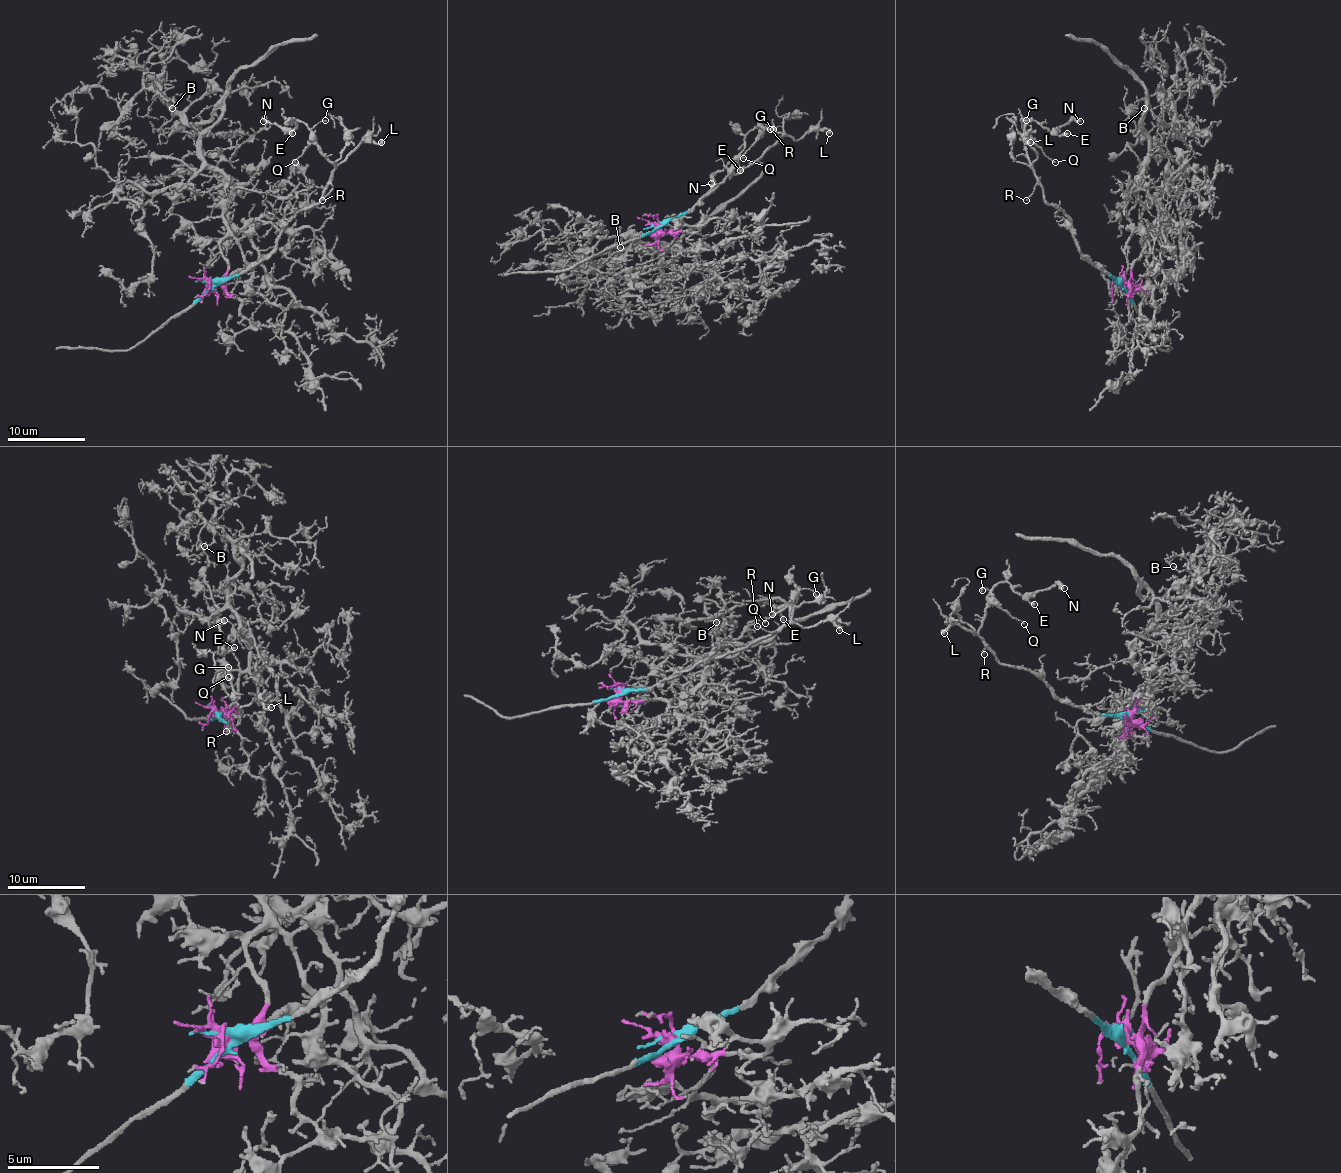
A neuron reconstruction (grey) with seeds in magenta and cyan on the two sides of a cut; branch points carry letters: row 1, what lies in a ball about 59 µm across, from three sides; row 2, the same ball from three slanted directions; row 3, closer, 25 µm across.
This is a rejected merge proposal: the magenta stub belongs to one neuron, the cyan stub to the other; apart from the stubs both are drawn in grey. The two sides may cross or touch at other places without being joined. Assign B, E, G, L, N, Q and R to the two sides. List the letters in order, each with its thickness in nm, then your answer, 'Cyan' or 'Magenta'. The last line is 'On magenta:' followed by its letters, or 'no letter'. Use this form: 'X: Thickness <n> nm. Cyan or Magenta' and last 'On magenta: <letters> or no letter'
B: Thickness 120 nm. Magenta
E: Thickness 180 nm. Cyan
G: Thickness 130 nm. Cyan
L: Thickness 280 nm. Cyan
N: Thickness 400 nm. Cyan
Q: Thickness 130 nm. Cyan
R: Thickness 110 nm. Cyan
On magenta: B

